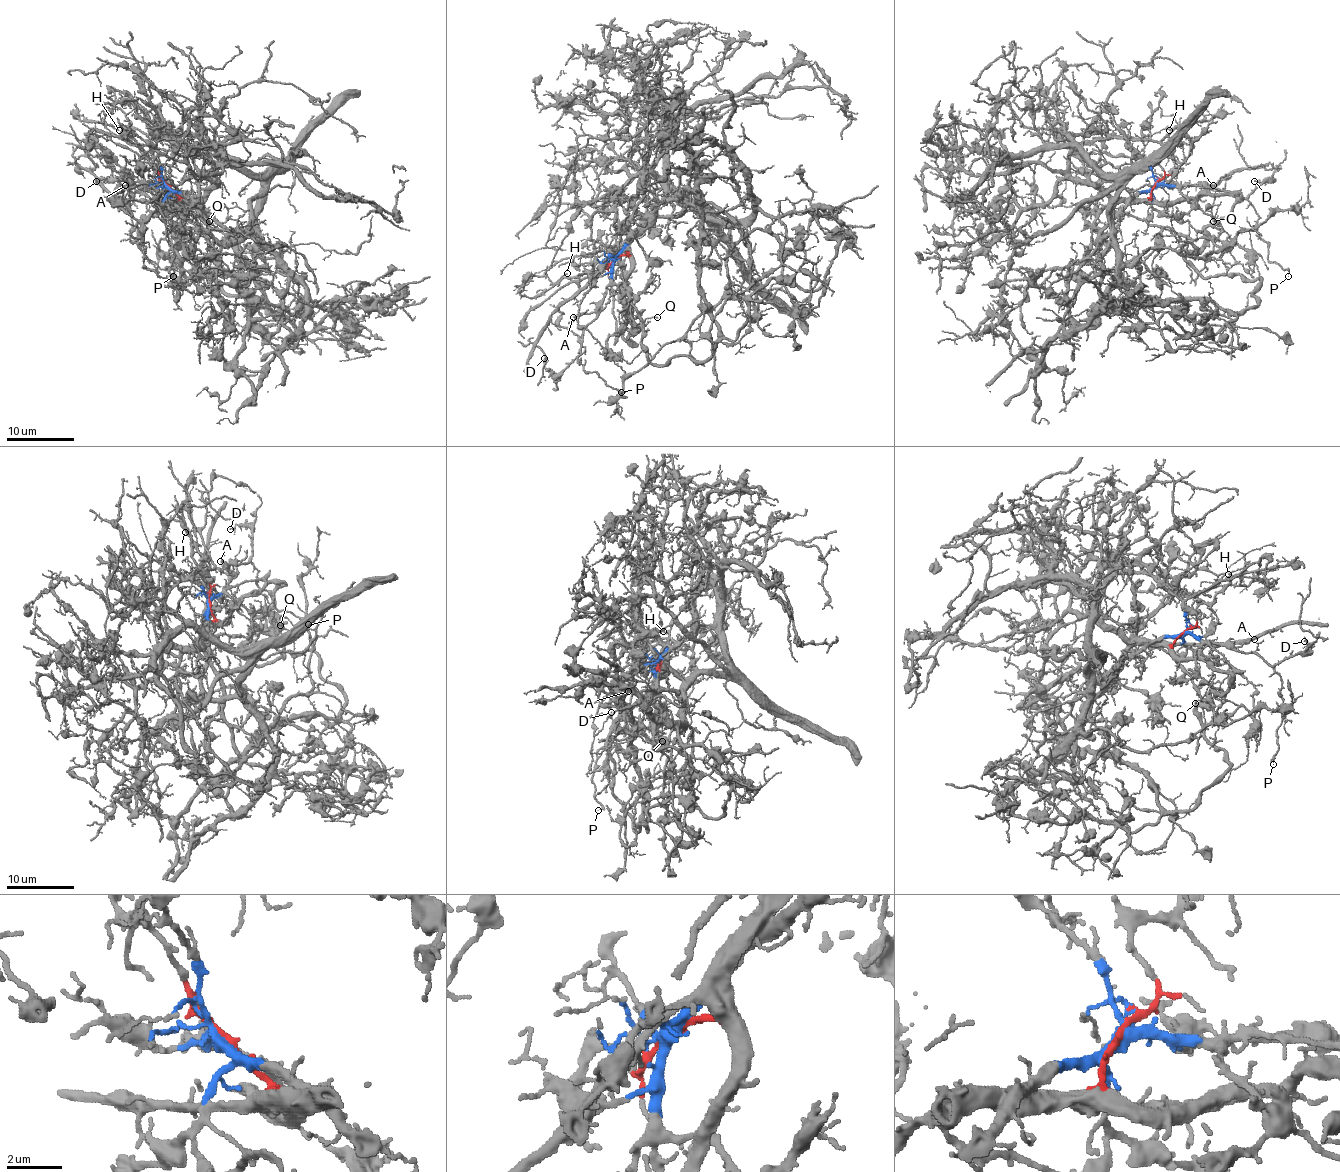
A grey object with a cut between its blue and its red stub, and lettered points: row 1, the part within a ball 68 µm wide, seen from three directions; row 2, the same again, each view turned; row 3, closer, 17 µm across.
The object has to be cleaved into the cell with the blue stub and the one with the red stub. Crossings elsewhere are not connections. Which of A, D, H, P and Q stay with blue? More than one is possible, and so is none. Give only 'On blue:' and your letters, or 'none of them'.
On blue: A, D, P

